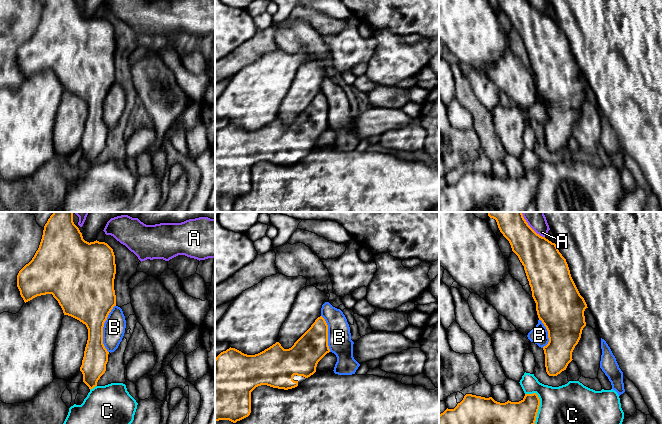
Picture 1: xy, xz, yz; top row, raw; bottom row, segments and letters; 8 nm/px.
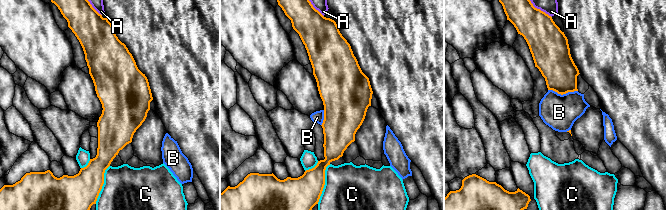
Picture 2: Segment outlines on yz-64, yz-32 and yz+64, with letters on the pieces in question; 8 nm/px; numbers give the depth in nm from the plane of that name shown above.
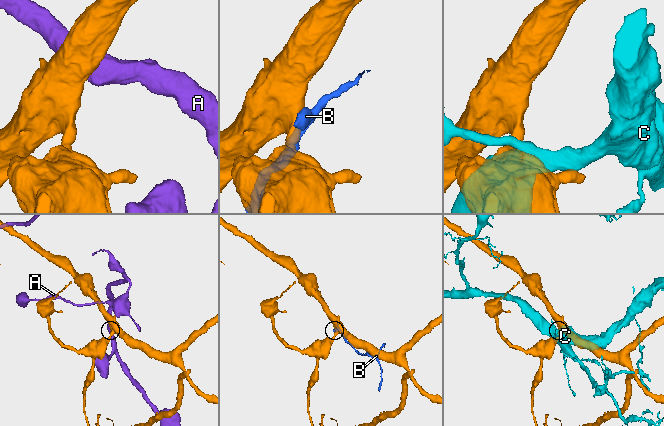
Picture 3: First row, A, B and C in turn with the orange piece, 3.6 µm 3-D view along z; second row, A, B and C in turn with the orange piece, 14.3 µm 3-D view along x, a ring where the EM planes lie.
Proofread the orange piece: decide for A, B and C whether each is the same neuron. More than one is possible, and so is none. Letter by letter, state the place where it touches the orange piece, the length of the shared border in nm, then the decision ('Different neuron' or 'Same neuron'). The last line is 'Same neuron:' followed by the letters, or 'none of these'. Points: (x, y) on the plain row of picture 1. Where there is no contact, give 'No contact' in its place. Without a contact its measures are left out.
A: Touches orange at yz (535, 8). Shared border 180 nm. Different neuron
B: Touches orange at xy (102, 105). Shared border 380 nm. Different neuron
C: Touches orange at yz (538, 184). Shared border 260 nm. Different neuron
Same neuron: none of these

